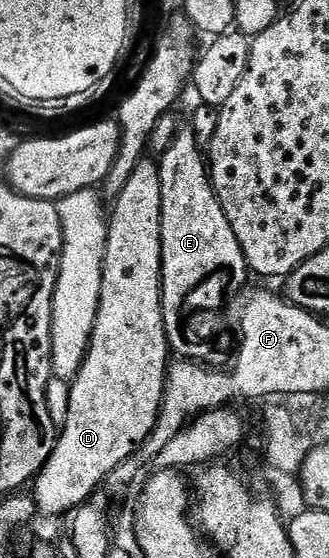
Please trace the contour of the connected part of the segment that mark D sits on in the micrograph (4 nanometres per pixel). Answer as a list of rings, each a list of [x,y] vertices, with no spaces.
[[[145,157],[110,207],[102,289],[92,340],[84,364],[80,366],[76,378],[71,380],[68,412],[58,431],[56,448],[34,480],[36,510],[41,516],[67,516],[75,512],[91,495],[97,494],[99,487],[96,486],[99,483],[101,486],[108,475],[122,465],[122,461],[139,451],[160,416],[164,380],[170,366],[168,355],[168,334],[162,313],[162,181],[159,162],[155,158]]]

